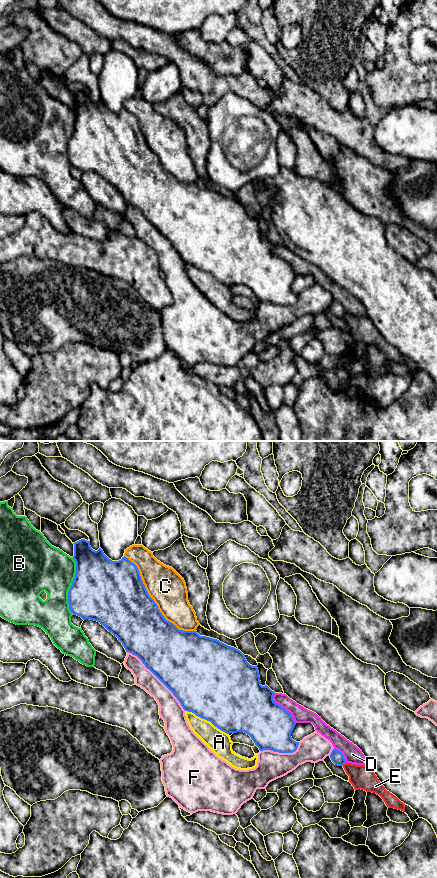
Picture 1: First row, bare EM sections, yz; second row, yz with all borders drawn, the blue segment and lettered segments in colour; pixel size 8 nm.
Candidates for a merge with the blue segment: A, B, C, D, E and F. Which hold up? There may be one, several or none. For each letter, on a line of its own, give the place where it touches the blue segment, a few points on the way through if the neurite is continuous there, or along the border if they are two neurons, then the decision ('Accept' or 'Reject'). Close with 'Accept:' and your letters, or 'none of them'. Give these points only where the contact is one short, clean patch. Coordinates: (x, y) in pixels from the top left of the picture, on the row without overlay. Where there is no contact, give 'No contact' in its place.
A: Touches blue at yz (207, 272). Reject
B: Touches blue at yz (71, 137). Reject
C: Touches blue at yz (153, 153). Reject
D: Touches blue at yz (283, 260). Reject
E: Touches blue at yz (343, 316). Boundary: yz (345, 314), (342, 317). Reject
F: Touches blue at yz (158, 230). Reject
Accept: none of them

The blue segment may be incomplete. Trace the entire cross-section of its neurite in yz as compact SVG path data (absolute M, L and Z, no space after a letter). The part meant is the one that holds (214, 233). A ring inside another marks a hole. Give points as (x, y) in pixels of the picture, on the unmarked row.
M81 91L73 96L76 126L68 143L69 161L73 167L83 172L97 173L116 188L126 204L137 208L173 245L185 263L210 273L227 286L246 285L260 303L293 305L297 302L299 294L291 289L296 277L291 265L274 254L275 244L267 237L261 237L257 218L250 217L240 202L217 191L200 188L197 183L179 182L173 175L167 173L149 148L137 118L125 108L119 113L112 113L101 100L93 102L90 93Z

